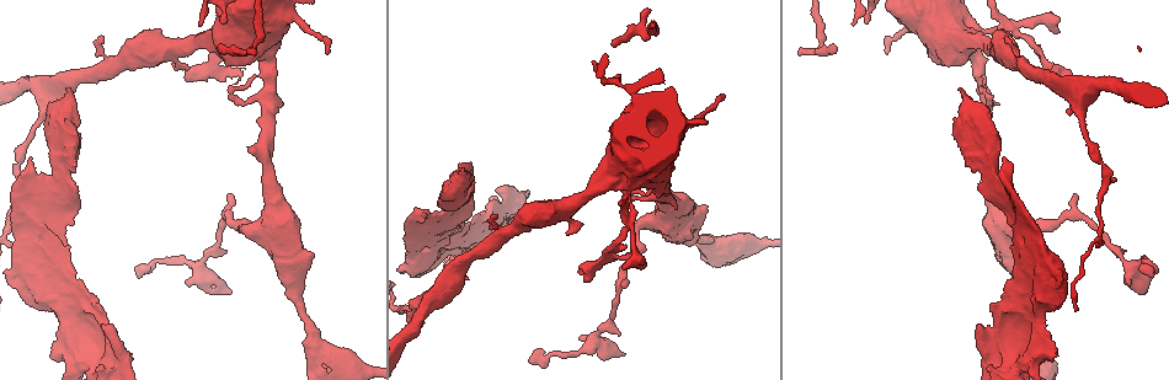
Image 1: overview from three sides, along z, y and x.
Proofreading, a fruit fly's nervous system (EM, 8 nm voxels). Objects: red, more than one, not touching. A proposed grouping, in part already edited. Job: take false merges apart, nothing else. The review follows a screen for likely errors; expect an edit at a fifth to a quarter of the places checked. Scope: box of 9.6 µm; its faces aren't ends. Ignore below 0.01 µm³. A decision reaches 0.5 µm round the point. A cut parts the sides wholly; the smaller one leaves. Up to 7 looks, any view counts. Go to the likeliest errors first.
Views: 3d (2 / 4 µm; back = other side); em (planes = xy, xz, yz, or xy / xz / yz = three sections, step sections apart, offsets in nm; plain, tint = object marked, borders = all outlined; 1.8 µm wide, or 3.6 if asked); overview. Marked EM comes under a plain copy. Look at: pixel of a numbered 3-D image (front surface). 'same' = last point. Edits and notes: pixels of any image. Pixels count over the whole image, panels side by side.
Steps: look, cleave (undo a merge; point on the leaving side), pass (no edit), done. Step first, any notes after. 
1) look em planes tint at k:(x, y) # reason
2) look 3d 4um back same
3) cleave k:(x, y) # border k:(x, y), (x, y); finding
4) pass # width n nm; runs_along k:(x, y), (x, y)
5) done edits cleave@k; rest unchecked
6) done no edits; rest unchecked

look 3d 2um at 1:(629, 218)

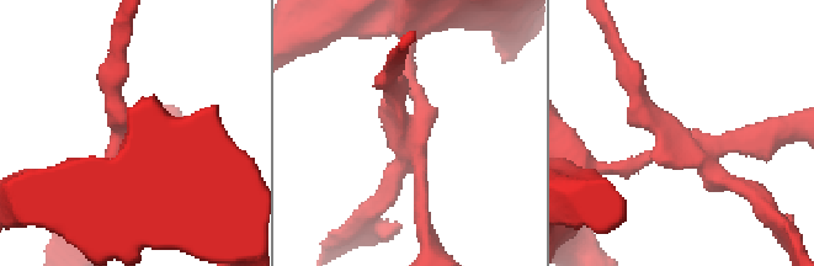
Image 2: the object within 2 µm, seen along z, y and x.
look em xy step 8 tint at 2:(695, 147) # now the EM

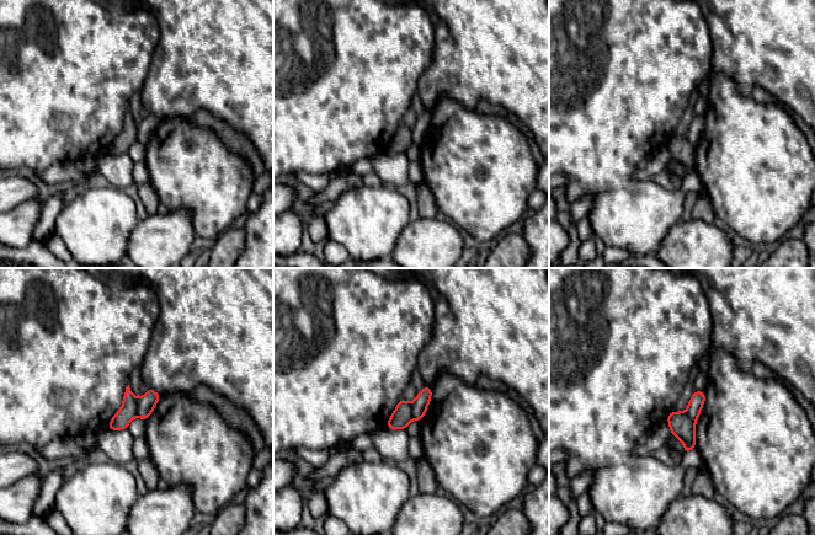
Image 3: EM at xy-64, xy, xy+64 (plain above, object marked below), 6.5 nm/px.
cleave 3:(127, 412) # a second neuron is stuck on

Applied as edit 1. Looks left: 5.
look em xy step 16 tint at 1:(1132, 268) # arms part here

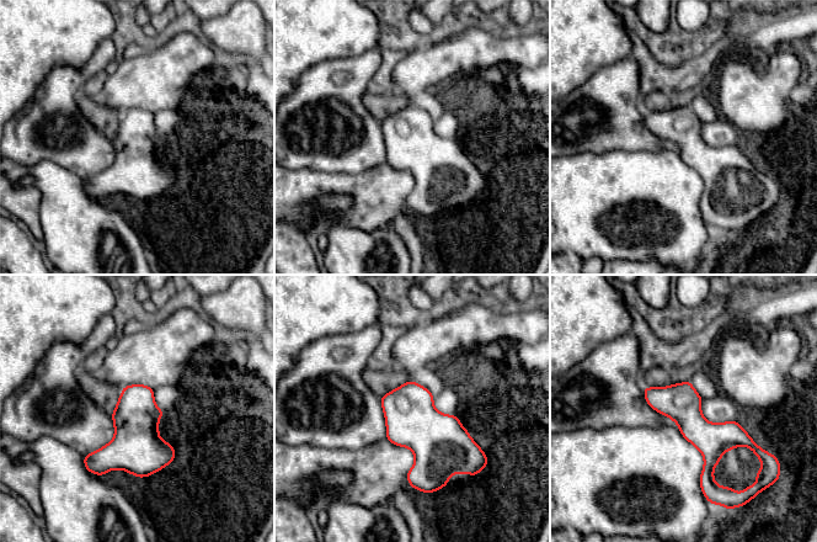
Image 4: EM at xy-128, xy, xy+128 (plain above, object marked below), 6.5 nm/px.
pass # all the same neuron

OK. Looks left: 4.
look em planes tint at 1:(317, 344) # abrupt turn

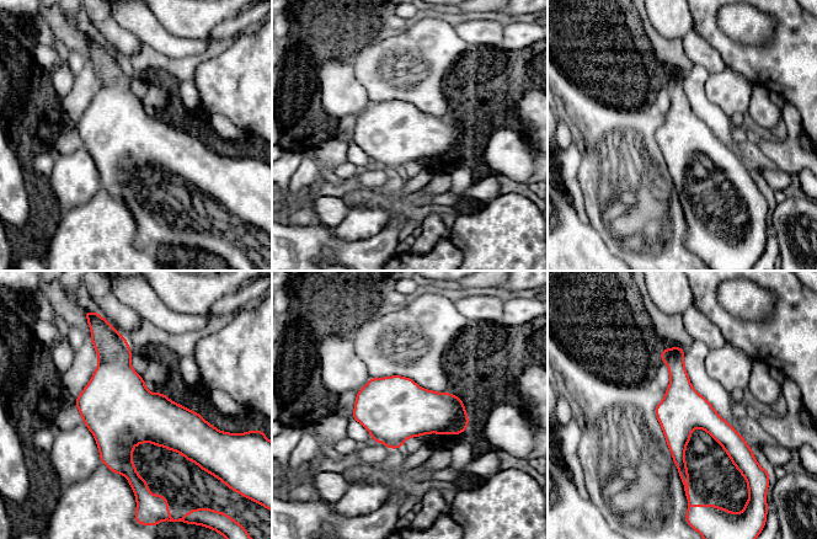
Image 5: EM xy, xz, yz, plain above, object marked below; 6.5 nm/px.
pass # width 300 nm; one neuron here

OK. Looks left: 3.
done edits cleave@3; rest unchecked

